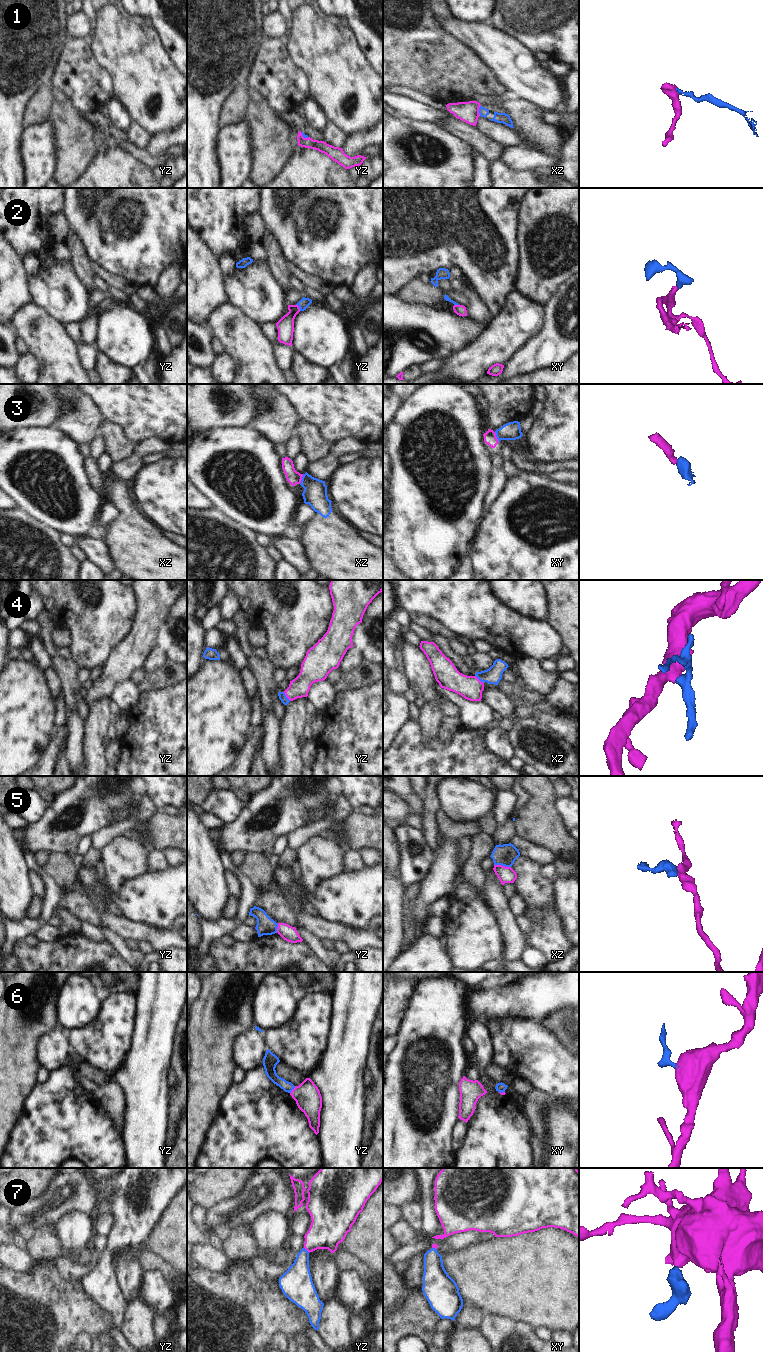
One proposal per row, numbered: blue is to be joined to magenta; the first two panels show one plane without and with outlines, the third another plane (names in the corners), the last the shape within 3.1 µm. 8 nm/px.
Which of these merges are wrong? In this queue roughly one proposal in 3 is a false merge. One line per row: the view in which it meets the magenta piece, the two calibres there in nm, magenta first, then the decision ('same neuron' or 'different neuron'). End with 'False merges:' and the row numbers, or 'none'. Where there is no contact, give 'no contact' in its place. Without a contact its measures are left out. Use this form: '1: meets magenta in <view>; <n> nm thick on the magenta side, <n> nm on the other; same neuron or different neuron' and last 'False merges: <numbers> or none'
1: meets magenta in xz; 160 nm thick on the magenta side, 70 nm on the other; different neuron
2: meets magenta in yz; 140 nm thick on the magenta side, 80 nm on the other; same neuron
3: meets magenta in xz; 110 nm thick on the magenta side, 190 nm on the other; different neuron
4: meets magenta in yz; 160 nm thick on the magenta side, 60 nm on the other; same neuron
5: meets magenta in xz; 130 nm thick on the magenta side, 170 nm on the other; different neuron
6: meets magenta in yz; 200 nm thick on the magenta side, 90 nm on the other; same neuron
7: meets magenta in yz; 300 nm thick on the magenta side, 220 nm on the other; same neuron
False merges: 1, 3, 5

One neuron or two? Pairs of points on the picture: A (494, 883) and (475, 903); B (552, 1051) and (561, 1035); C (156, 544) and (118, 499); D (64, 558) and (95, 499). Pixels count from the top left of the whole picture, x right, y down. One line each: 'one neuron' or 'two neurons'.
A: two neurons
B: two neurons
C: one neuron
D: two neurons

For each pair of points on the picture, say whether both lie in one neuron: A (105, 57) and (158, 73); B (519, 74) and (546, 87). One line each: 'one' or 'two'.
A: one
B: one

